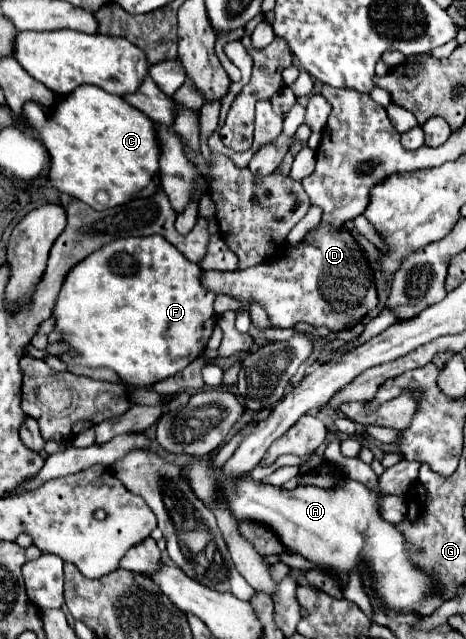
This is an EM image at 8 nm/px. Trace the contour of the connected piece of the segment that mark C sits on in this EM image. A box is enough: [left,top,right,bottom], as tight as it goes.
[23,86,161,210]

